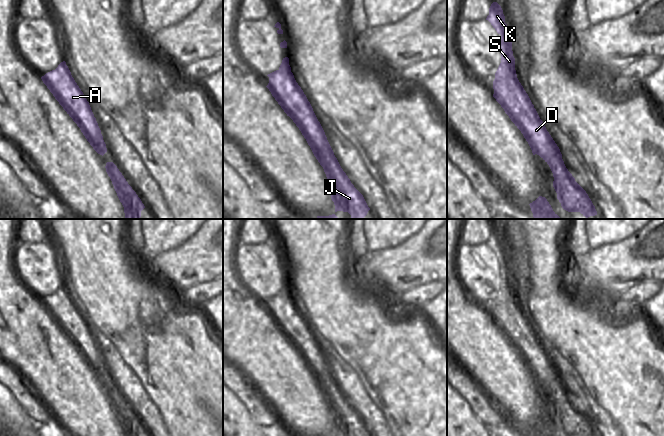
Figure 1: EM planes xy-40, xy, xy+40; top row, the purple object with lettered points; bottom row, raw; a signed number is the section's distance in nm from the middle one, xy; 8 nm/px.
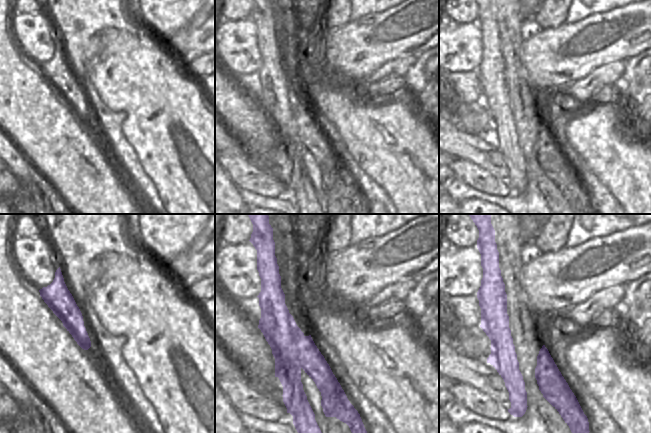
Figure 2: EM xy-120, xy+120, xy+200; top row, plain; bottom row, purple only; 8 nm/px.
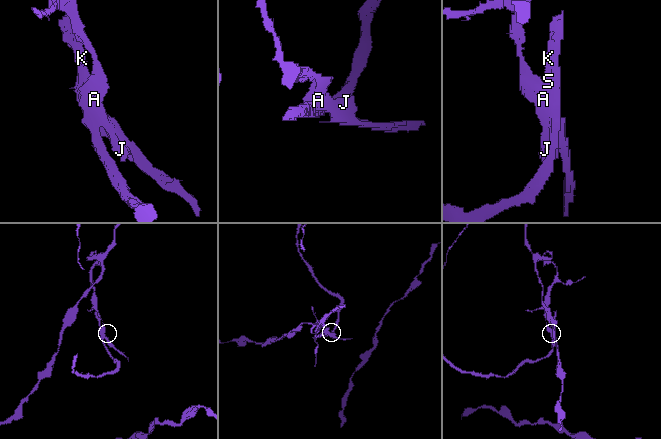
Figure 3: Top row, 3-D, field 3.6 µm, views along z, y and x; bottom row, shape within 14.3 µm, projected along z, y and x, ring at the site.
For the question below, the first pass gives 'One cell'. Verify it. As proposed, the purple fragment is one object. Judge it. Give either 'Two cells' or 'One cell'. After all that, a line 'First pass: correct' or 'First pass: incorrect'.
Two cells.
First pass: incorrect

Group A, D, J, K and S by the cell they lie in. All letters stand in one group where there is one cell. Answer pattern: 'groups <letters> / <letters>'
groups A D J / K S

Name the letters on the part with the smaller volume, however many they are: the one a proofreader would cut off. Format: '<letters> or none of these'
K, S

